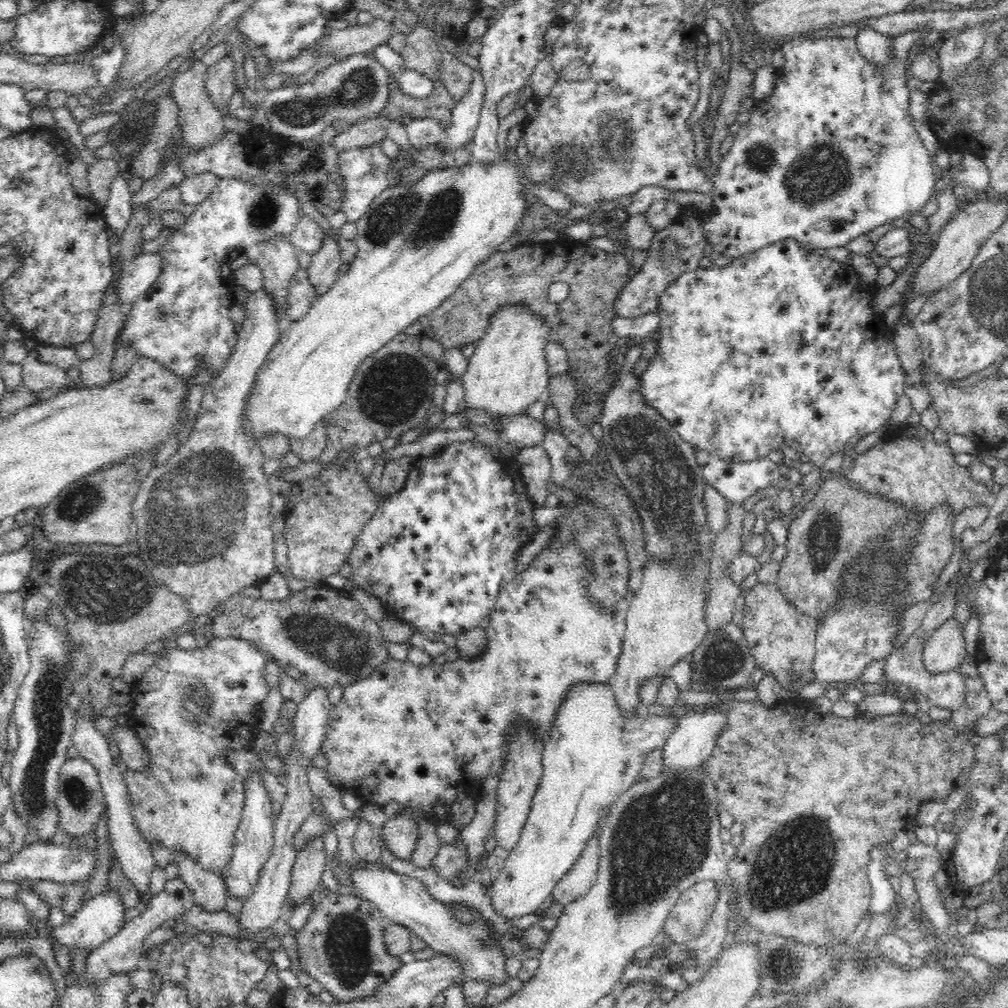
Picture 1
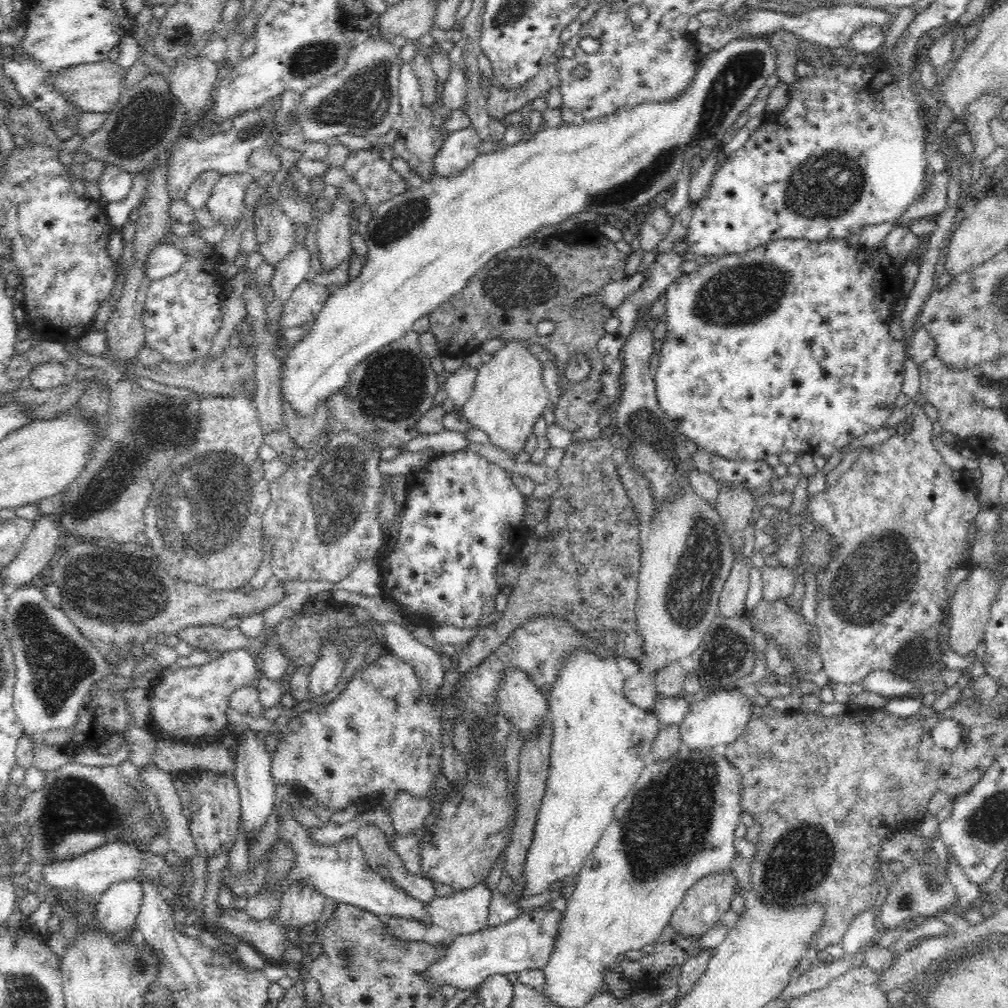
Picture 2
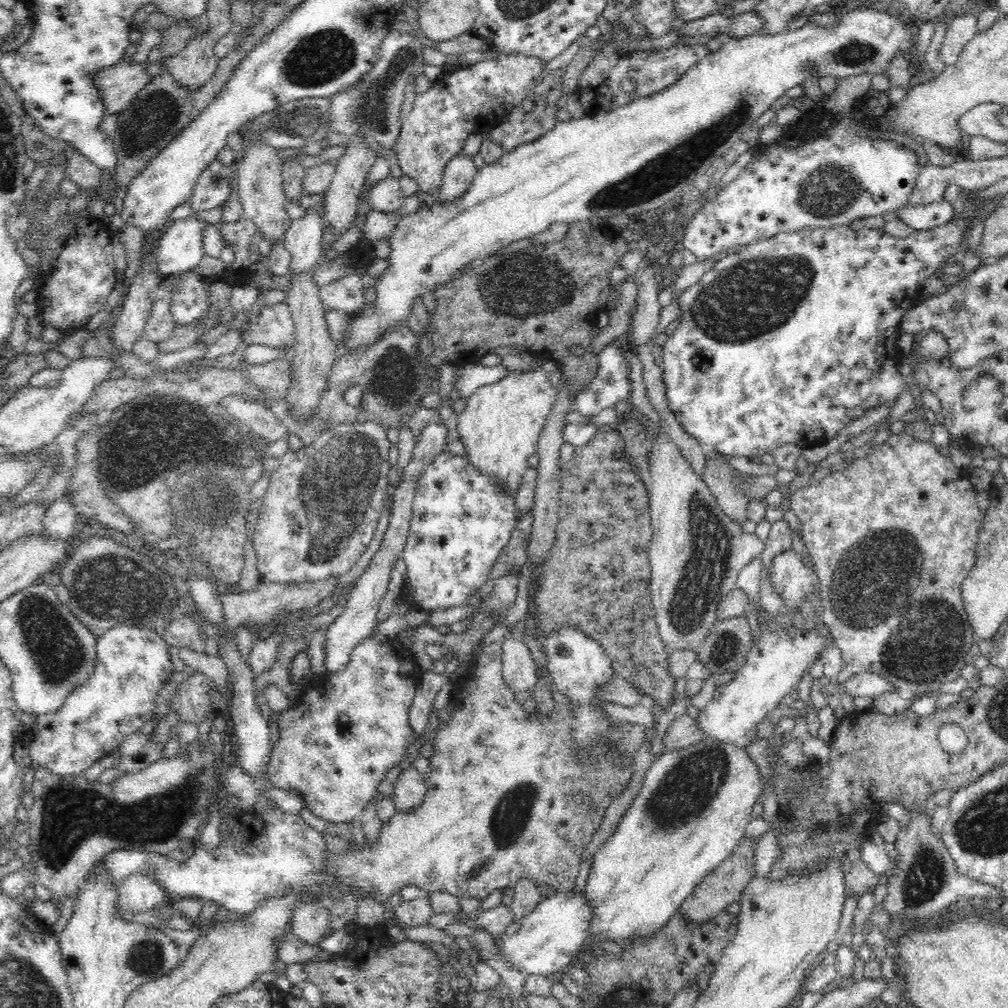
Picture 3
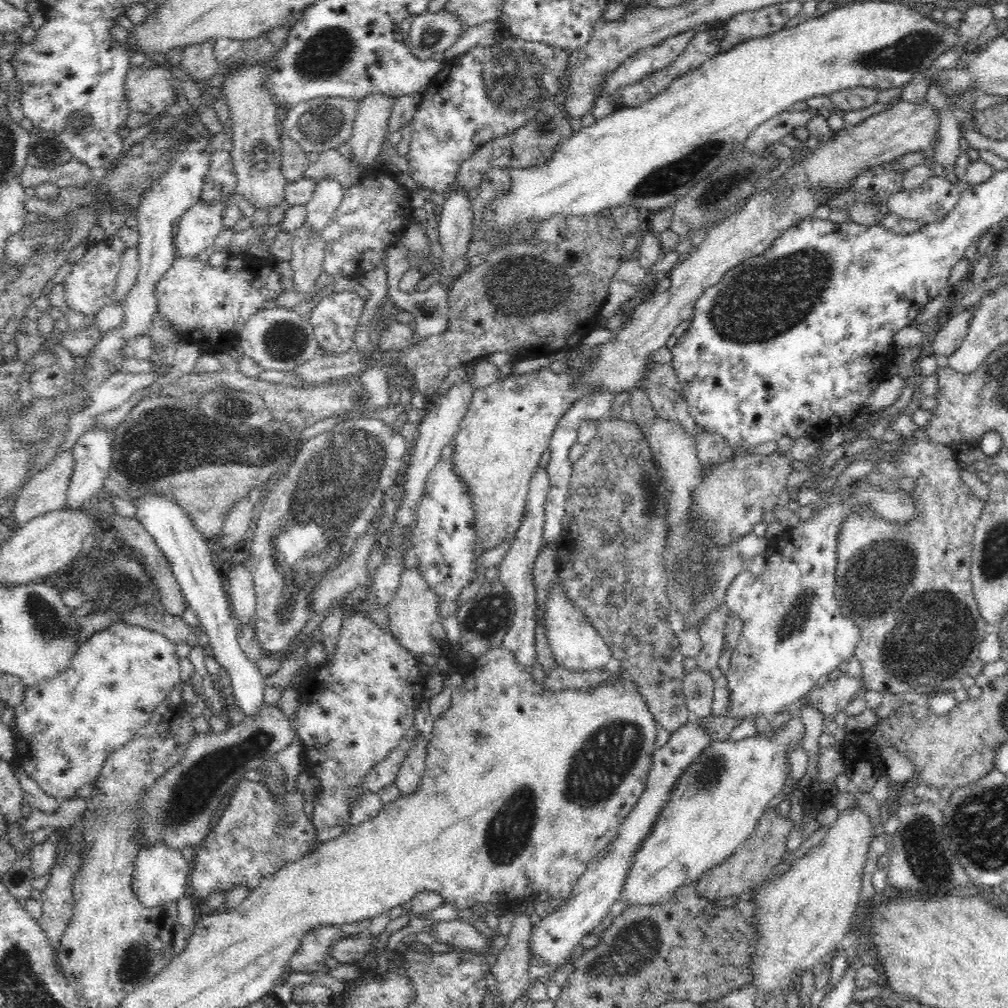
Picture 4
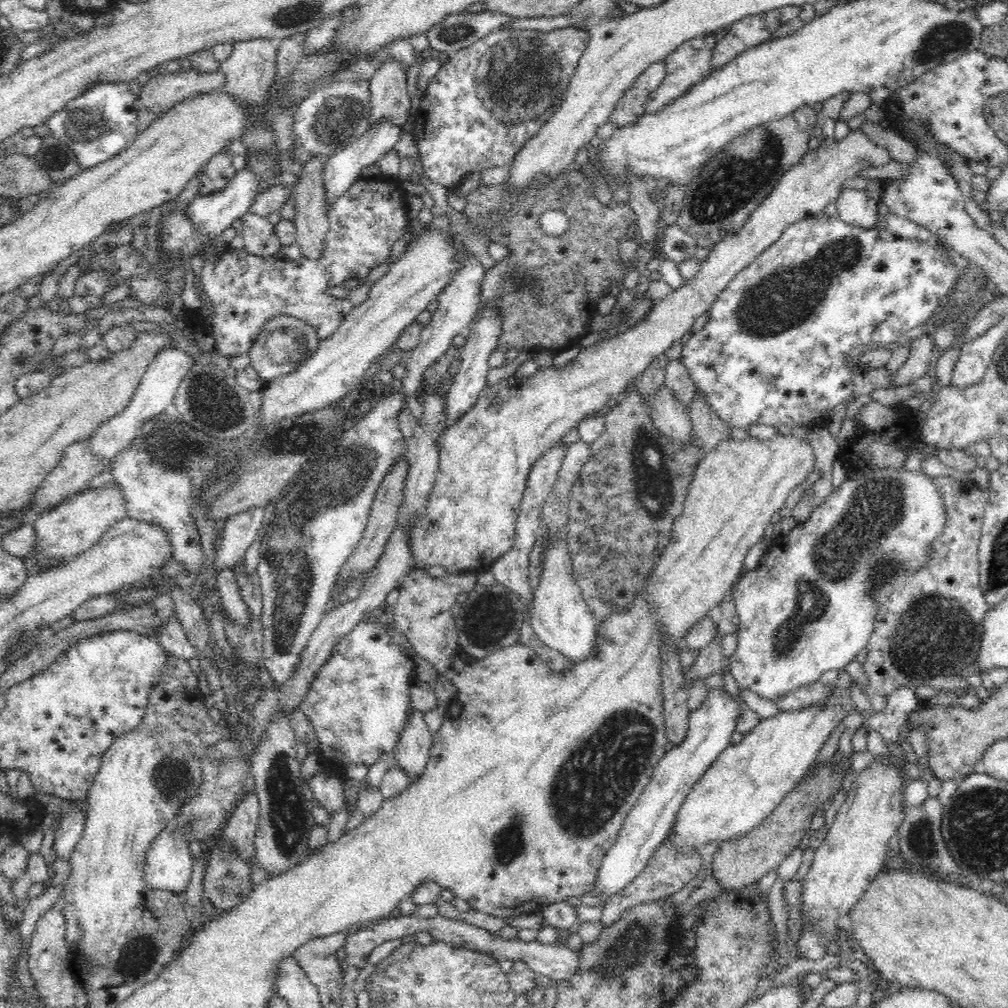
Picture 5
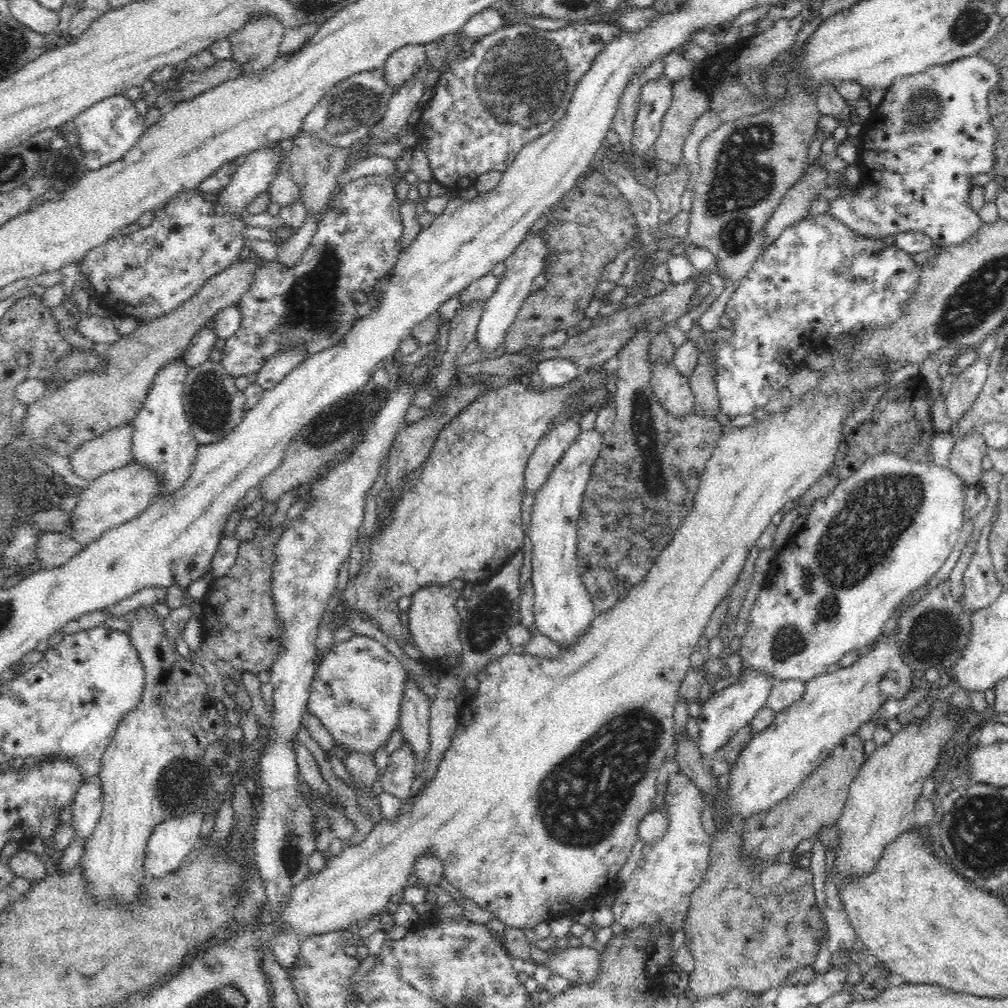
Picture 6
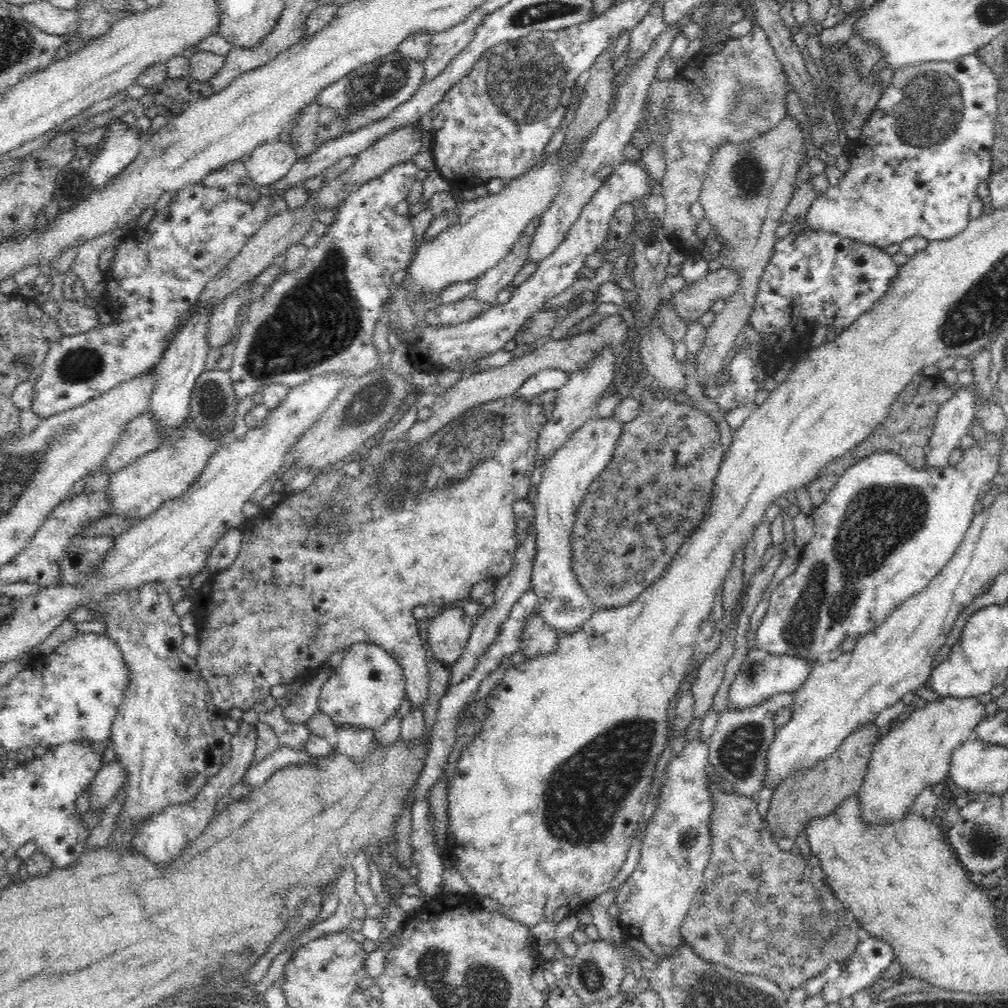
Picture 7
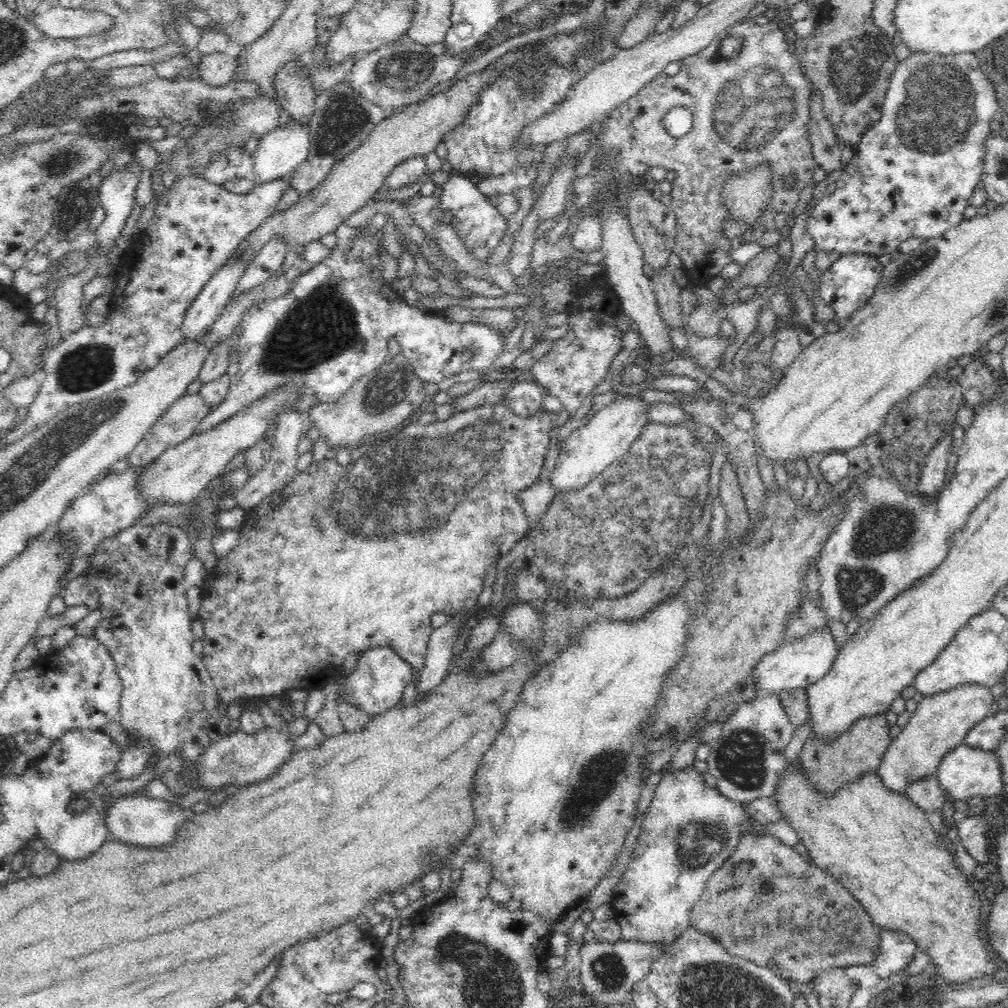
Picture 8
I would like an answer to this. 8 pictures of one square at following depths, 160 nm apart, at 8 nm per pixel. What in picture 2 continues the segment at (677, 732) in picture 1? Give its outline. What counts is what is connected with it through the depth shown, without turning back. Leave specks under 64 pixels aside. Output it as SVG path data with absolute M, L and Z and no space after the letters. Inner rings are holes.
M734 687L719 689L709 697L690 704L687 715L679 724L682 748L700 750L706 746L715 747L734 742L747 729L746 725L756 706L751 700L752 697L747 697Z

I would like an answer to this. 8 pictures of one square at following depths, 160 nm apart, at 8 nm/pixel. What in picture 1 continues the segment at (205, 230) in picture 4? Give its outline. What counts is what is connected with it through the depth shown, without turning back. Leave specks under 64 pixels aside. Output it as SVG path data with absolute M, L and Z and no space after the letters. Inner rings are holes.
M157 252L140 253L121 264L121 273L115 286L119 302L133 303L153 285L161 275L162 259Z

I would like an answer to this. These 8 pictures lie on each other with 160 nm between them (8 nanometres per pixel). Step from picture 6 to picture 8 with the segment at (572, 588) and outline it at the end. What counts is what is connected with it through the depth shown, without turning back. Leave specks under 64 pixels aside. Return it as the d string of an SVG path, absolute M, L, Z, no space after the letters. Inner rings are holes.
M625 396L607 404L599 410L588 424L574 429L563 442L558 454L558 461L550 472L549 481L557 493L570 492L584 488L601 472L615 463L622 455L628 452L632 442L640 436L644 425L652 422L647 417L647 408L650 405L637 396Z

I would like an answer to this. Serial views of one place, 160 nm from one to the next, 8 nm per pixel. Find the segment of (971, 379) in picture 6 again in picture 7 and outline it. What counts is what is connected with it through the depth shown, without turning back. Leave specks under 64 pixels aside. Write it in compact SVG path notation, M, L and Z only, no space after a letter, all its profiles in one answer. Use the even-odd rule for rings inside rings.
M956 384L955 393L942 404L937 414L930 442L925 446L925 466L934 476L941 468L947 468L952 451L959 446L960 438L968 434L975 418L976 397L974 387Z

